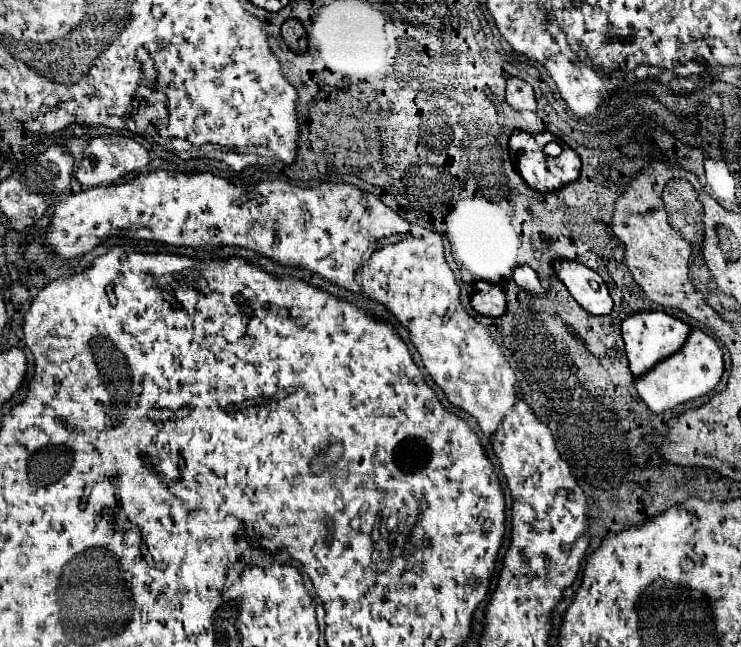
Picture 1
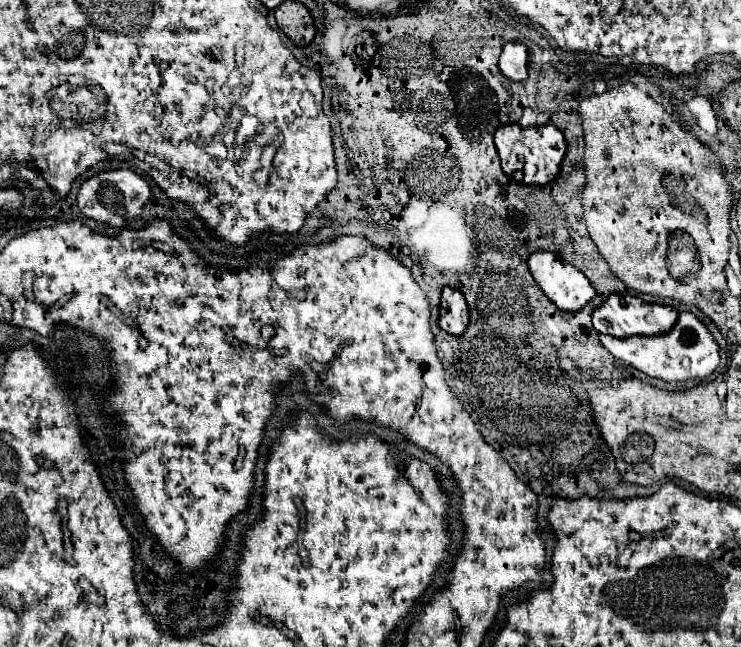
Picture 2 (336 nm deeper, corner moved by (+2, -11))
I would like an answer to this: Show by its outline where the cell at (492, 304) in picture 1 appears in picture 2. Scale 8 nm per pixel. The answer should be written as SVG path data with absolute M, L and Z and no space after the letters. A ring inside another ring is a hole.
M445 287L441 295L439 327L451 335L461 335L469 325L469 305L457 287Z

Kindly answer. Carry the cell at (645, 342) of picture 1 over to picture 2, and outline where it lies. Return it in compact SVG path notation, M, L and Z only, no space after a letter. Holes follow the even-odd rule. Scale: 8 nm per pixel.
M609 295L605 299L605 303L593 311L593 327L597 333L603 335L611 335L617 339L625 339L625 337L655 337L655 335L665 335L673 329L673 325L677 323L677 309L669 307L669 305L651 305L641 301L639 297L631 297L631 295Z

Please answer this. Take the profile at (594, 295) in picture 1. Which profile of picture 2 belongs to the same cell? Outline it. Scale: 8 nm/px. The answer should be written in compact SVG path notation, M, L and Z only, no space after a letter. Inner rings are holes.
M537 251L529 257L527 265L545 295L563 311L579 311L595 297L587 277L555 253Z

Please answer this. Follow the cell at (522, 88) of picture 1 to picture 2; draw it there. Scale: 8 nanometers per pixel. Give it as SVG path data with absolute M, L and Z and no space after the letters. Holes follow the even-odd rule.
M511 41L503 45L503 53L499 57L501 73L515 83L527 81L527 47L519 41Z

